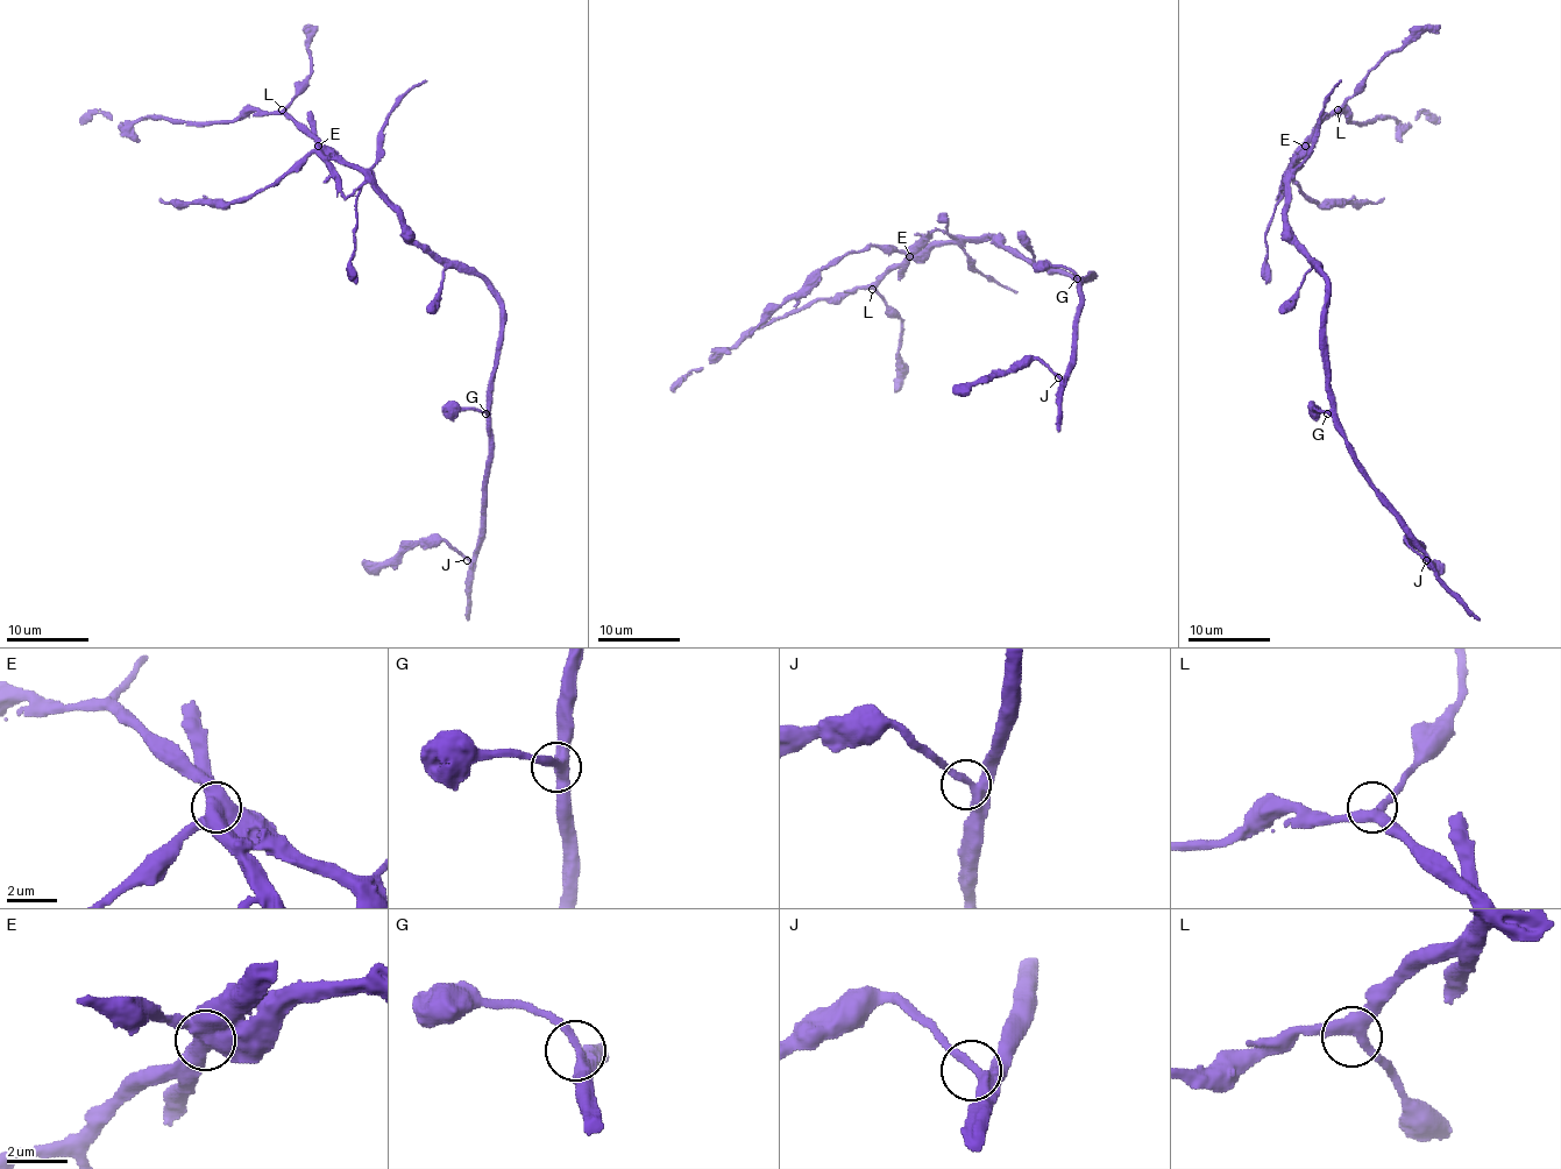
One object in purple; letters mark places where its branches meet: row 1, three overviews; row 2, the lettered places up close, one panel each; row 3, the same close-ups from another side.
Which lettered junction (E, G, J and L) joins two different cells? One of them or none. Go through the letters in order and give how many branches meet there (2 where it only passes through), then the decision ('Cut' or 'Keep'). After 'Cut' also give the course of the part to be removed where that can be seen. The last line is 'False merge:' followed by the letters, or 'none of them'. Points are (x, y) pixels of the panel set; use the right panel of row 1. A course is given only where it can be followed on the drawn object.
E: Branches: 3. Cut. Course of the part to remove: (1304, 147), (1279, 196), (1282, 188), (1293, 175)
G: Branches: 3. Keep
J: Branches: 3. Keep
L: Branches: 3. Keep
False merge: E

